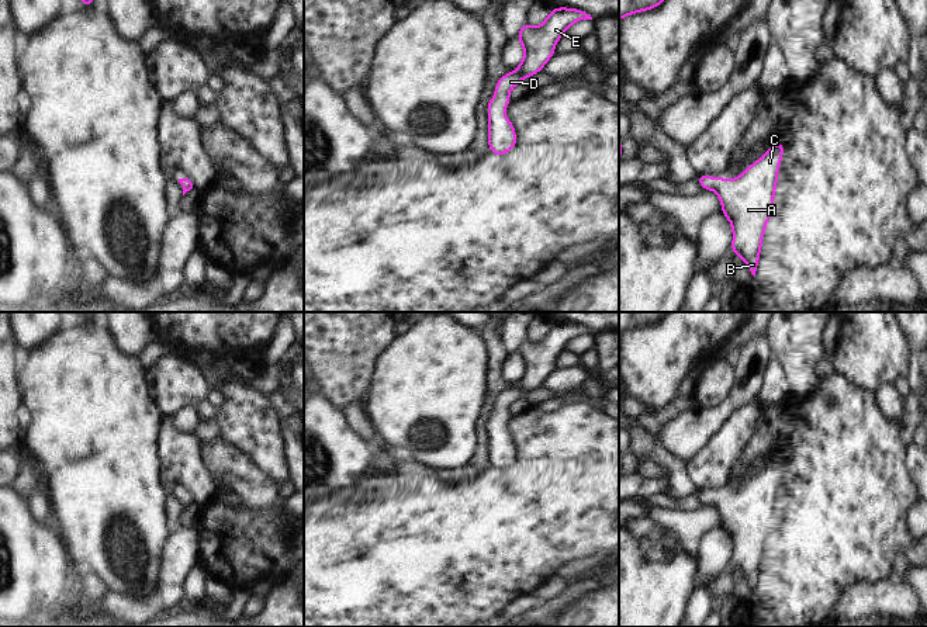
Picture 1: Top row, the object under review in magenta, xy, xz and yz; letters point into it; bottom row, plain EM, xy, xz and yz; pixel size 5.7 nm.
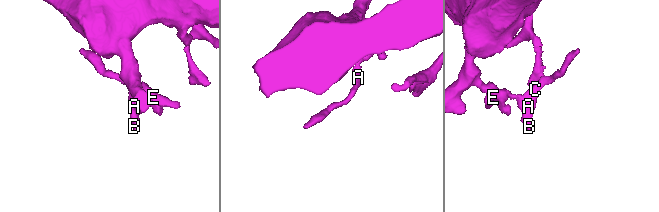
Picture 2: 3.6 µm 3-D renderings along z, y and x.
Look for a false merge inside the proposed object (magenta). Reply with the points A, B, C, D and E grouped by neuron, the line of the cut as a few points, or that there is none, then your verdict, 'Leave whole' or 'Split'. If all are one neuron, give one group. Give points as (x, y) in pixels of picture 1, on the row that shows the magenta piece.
Groups: A B C D E. No split. Leave whole

